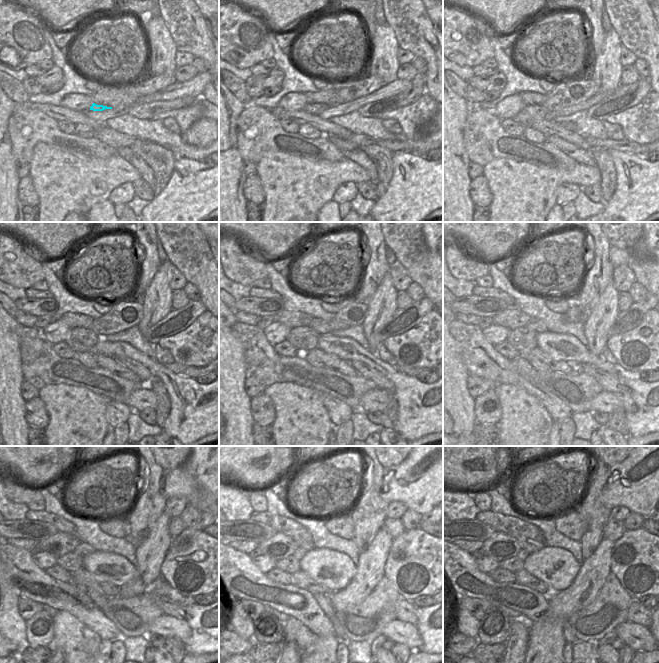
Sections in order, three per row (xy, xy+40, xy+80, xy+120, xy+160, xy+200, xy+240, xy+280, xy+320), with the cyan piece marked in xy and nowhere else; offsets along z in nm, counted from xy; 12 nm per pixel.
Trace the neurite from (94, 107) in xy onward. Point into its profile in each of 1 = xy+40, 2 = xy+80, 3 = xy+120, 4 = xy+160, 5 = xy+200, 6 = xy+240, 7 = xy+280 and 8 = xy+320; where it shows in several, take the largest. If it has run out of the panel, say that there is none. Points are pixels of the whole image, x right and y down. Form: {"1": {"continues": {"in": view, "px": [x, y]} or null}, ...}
{"1": {"continues": {"in": "xy+40", "px": [312, 108]}}, "2": {"continues": {"in": "xy+80", "px": [531, 112]}}, "3": {"continues": {"in": "xy+120", "px": [80, 340]}}, "4": {"continues": {"in": "xy+160", "px": [304, 339]}}, "5": {"continues": {"in": "xy+200", "px": [522, 338]}}, "6": {"continues": {"in": "xy+240", "px": [71, 562]}}, "7": {"continues": {"in": "xy+280", "px": [290, 564]}}, "8": {"continues": {"in": "xy+320", "px": [514, 564]}}}

